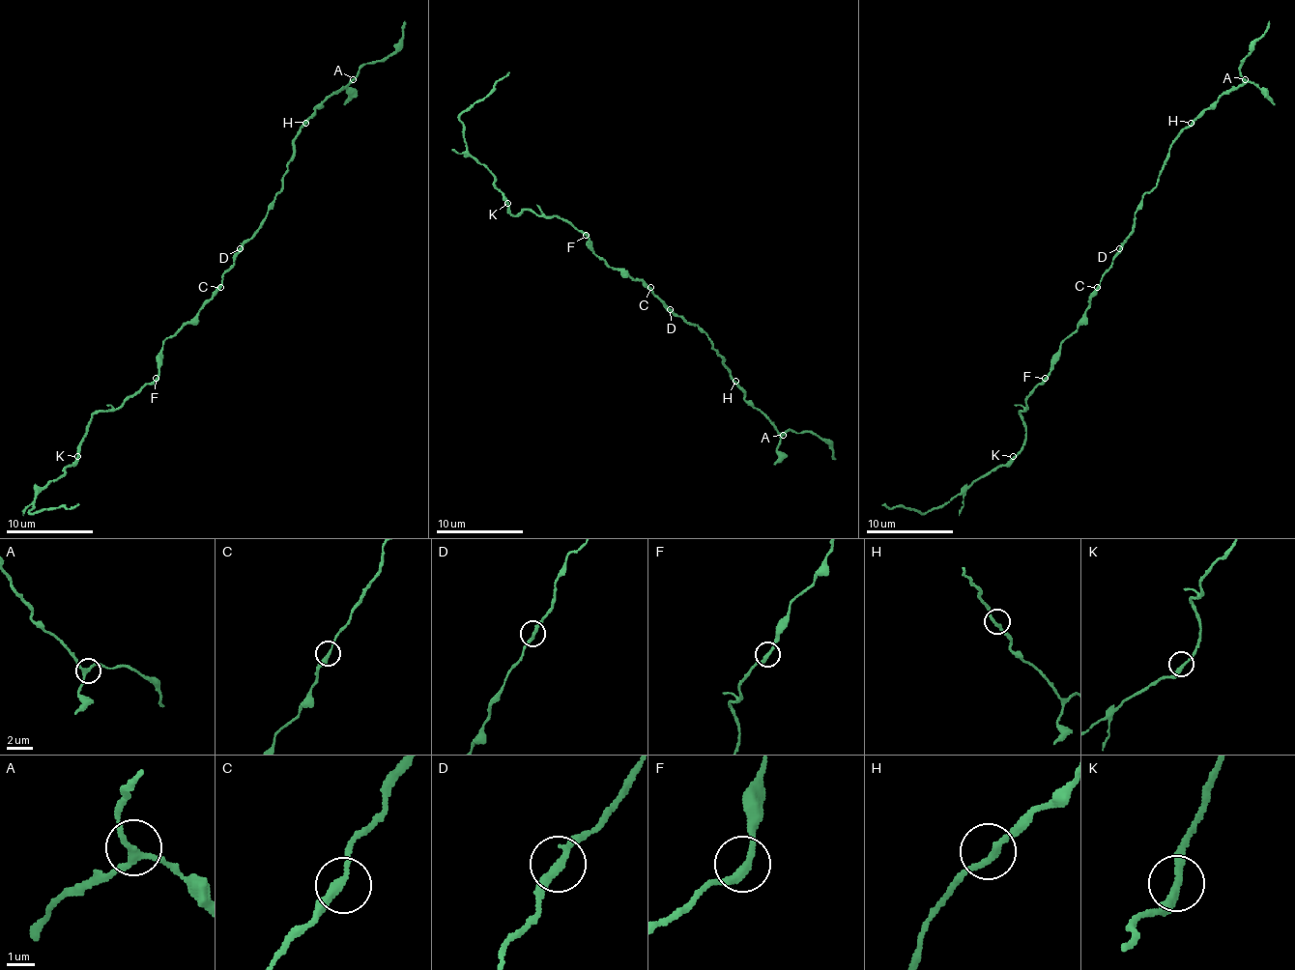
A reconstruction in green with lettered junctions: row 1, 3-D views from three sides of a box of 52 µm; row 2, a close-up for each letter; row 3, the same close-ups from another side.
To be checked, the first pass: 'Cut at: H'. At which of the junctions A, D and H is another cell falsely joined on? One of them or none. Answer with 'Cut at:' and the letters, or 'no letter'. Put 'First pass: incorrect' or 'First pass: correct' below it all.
Cut at: no letter
First pass: incorrect

